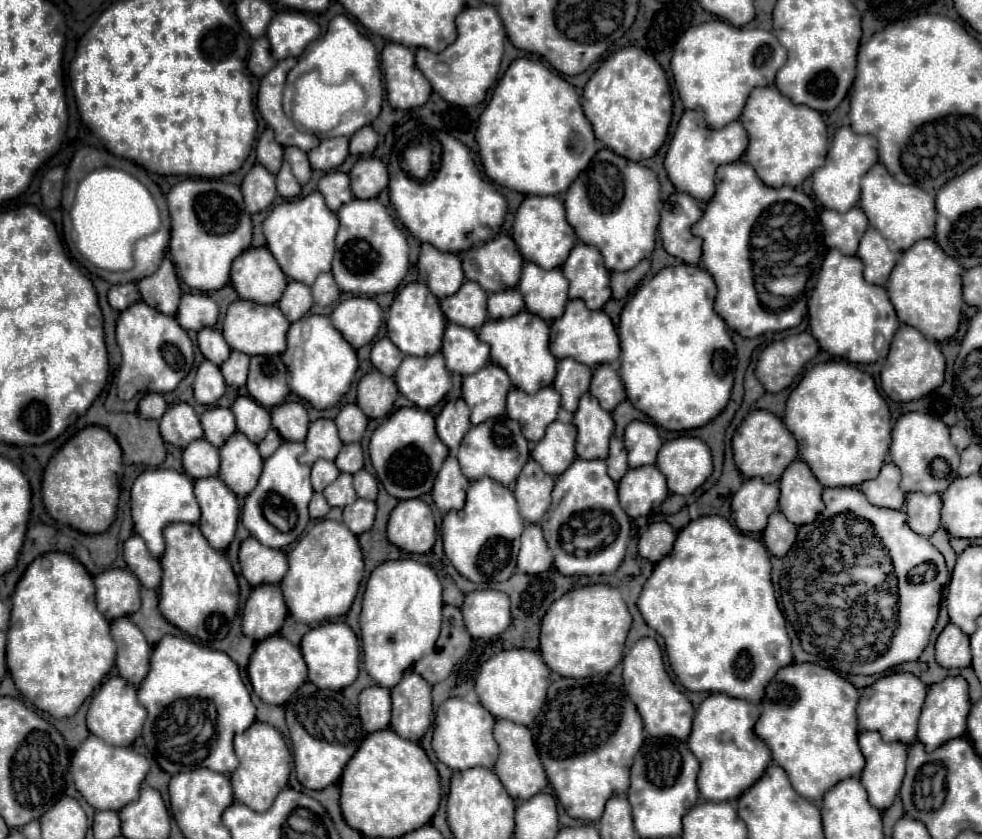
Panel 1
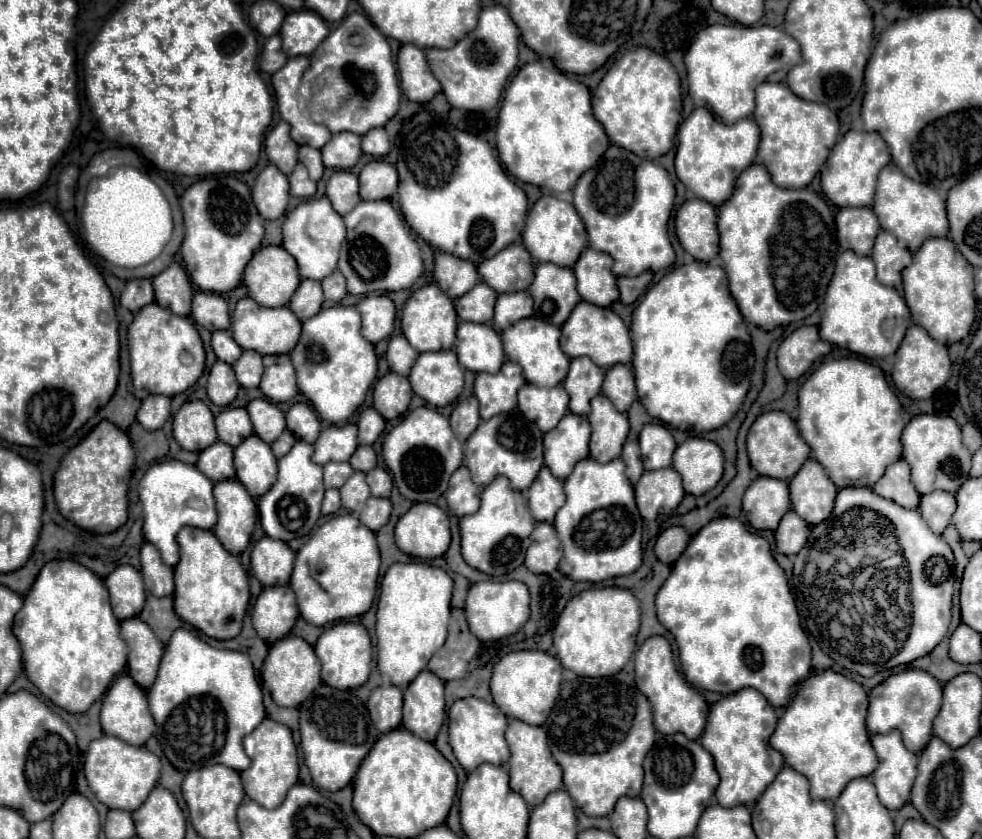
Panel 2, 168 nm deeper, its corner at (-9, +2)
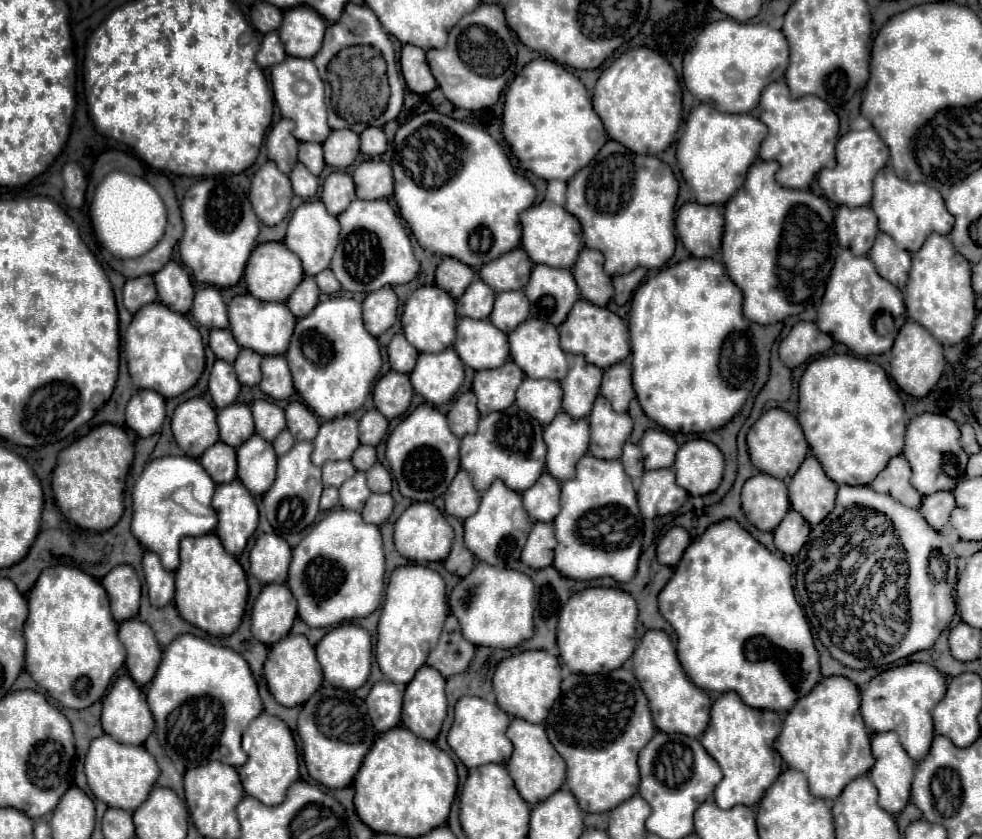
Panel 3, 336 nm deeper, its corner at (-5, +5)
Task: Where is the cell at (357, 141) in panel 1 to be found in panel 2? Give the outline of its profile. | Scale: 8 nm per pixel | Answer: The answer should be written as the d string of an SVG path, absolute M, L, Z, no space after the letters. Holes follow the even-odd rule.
M379 127L379 129L371 129L369 133L363 135L363 143L361 143L361 147L363 147L363 153L367 153L367 155L383 157L383 155L389 153L391 143L389 143L389 137L387 137L385 129Z

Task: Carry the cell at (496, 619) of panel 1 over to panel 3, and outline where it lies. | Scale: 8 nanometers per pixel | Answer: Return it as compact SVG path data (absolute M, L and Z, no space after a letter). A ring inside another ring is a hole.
M479 562L453 588L449 606L461 624L463 636L475 646L515 648L531 636L533 596L533 582L525 574L508 567L487 566L485 562Z

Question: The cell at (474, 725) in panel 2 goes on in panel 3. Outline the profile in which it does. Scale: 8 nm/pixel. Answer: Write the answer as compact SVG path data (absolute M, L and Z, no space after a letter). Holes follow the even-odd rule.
M477 696L459 698L453 712L455 712L455 718L453 718L453 726L449 730L447 742L467 768L483 766L489 762L497 762L497 764L507 762L507 758L511 756L511 742L505 736L505 730L511 722L511 716L507 712L503 712L497 704L491 704Z

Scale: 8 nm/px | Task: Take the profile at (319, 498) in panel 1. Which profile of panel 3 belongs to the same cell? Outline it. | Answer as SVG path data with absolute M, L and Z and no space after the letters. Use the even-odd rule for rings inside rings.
M325 488L323 490L323 496L321 496L321 510L331 510L339 504L339 494L337 494L337 488Z

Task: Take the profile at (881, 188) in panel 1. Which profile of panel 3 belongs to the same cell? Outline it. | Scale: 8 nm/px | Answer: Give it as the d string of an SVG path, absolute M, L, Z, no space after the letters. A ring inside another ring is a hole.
M891 166L879 170L873 180L871 208L879 218L879 230L889 234L899 248L909 252L917 252L929 234L949 234L953 226L953 218L951 214L947 214L943 198L933 186L923 186L921 182L911 184L907 180L901 180L895 176Z

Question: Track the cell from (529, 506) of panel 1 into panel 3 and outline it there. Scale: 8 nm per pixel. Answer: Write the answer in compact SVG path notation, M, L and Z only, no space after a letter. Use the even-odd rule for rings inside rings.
M543 472L535 486L523 492L523 506L529 516L537 522L553 522L555 514L559 514L559 480L555 480L549 472Z

